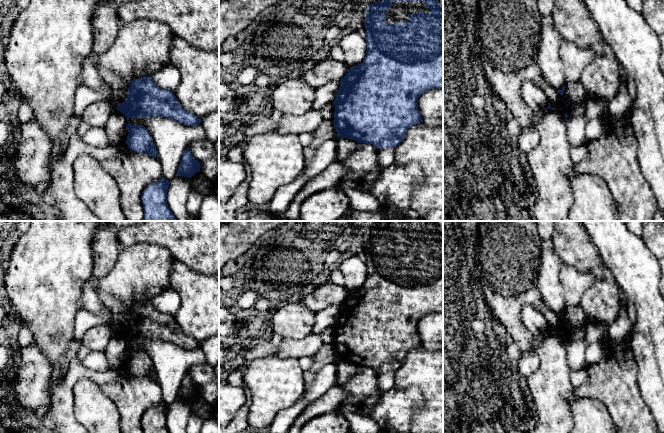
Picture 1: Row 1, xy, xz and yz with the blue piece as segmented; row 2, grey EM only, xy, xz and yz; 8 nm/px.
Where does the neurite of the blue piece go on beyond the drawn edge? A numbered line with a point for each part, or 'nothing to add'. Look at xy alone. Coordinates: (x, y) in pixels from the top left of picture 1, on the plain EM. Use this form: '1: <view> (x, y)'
nothing to add

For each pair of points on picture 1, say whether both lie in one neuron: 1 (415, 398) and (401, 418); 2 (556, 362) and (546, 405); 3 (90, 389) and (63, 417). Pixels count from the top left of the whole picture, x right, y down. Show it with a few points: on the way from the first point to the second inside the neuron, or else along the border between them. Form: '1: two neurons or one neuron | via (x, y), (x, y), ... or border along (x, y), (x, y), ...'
1: one neuron | via (410, 403), (401, 413)
2: one neuron | via (553, 373), (551, 394)
3: two neurons | border along (75, 383), (73, 387), (73, 415), (79, 422)

